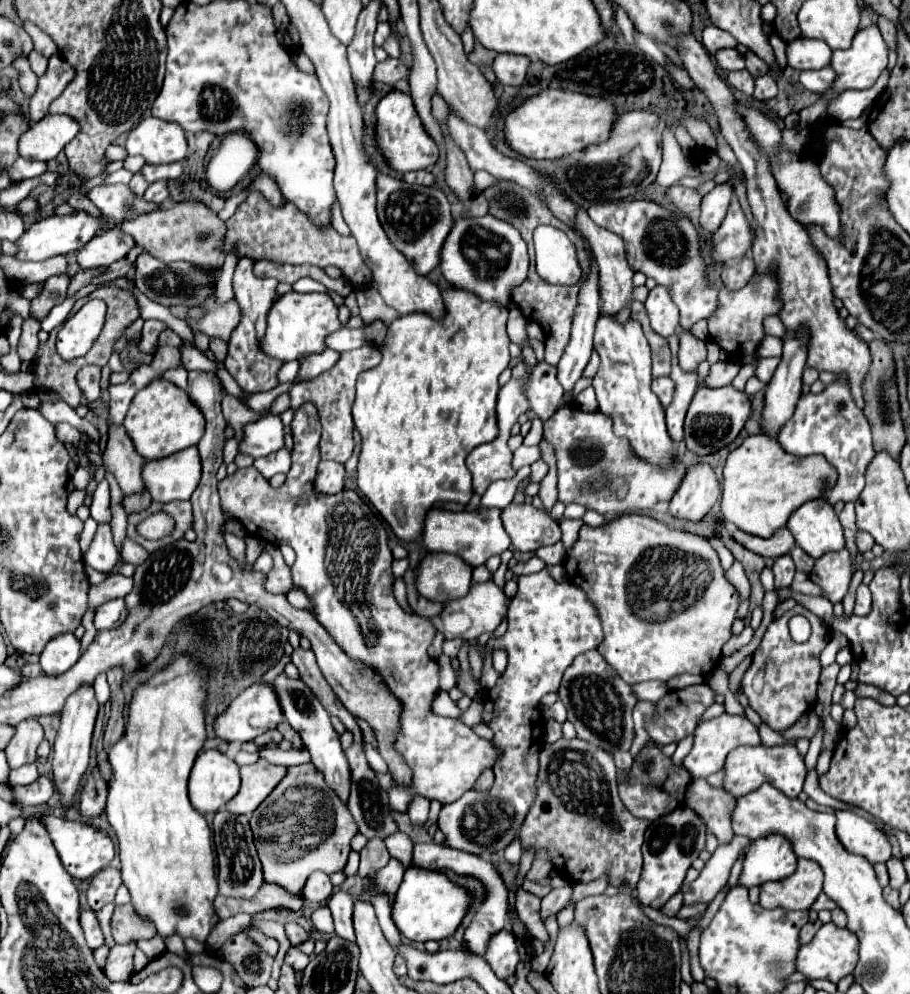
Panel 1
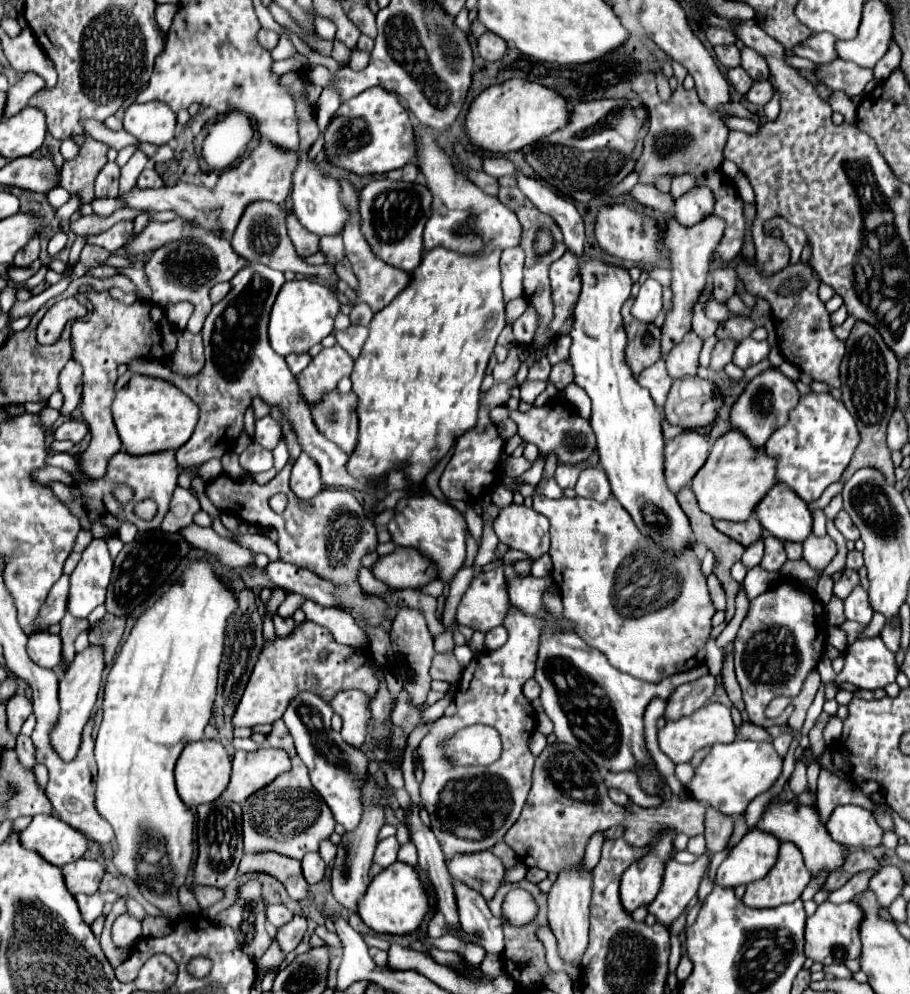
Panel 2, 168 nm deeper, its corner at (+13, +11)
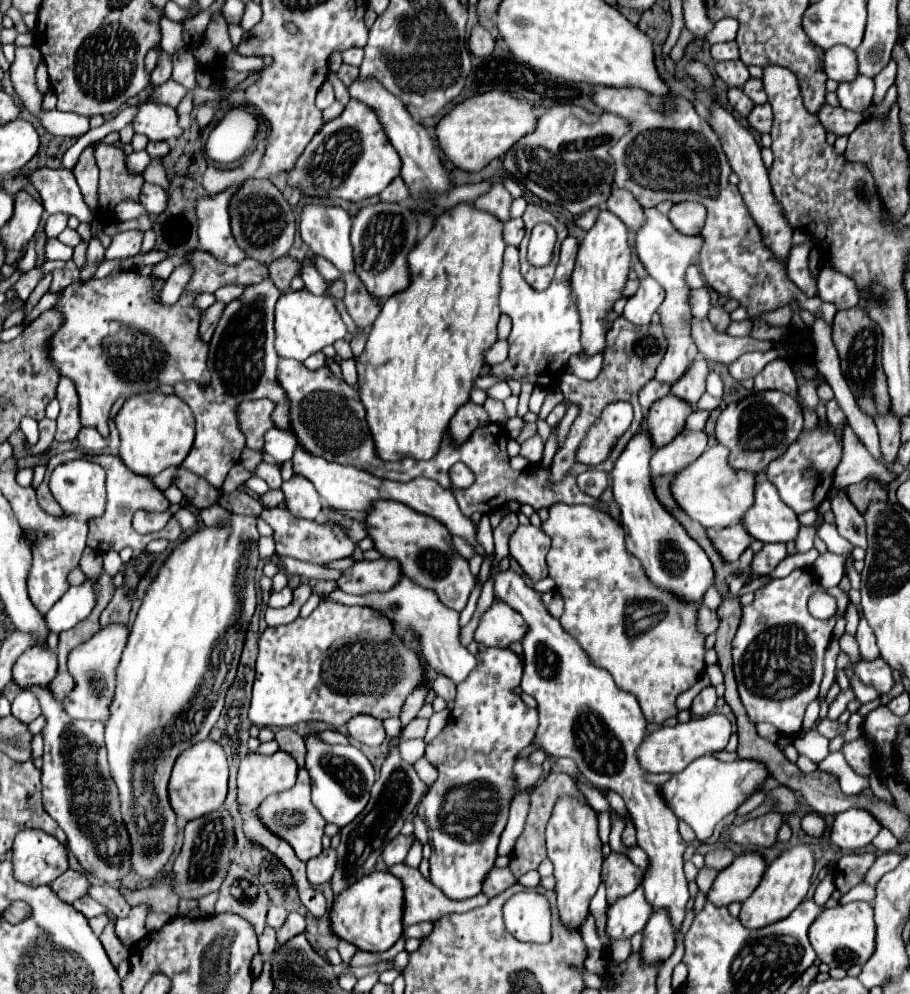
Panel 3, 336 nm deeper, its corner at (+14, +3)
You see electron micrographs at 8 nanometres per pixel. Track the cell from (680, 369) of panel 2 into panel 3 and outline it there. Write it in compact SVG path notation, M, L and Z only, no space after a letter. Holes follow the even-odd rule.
M696 359L692 363L692 369L688 369L688 373L684 373L684 377L676 381L676 385L672 385L672 393L680 399L696 403L700 395L704 393L704 381L706 381L708 371L710 371L708 363L704 359Z

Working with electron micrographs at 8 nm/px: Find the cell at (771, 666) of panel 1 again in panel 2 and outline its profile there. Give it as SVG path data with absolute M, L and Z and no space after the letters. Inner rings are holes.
M783 579L751 601L749 613L735 637L735 673L743 691L747 715L755 725L771 727L787 723L793 705L775 719L769 719L765 709L775 697L785 695L793 699L801 693L807 675L815 671L823 655L825 629L827 625L819 615L815 595L805 593L795 579Z

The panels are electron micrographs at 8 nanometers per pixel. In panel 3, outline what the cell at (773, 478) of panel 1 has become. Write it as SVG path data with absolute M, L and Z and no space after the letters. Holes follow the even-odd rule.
M718 443L704 451L692 465L688 465L676 475L672 483L672 495L678 501L678 505L702 527L720 529L738 523L744 517L744 513L752 507L754 485L756 475L732 469L728 465L728 449L724 449L724 445Z

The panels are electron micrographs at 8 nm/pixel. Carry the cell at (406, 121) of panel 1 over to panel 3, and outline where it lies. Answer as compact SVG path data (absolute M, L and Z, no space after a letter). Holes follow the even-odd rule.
M352 99L340 117L324 123L314 135L294 171L288 173L288 185L300 185L306 195L362 201L384 191L384 187L400 175L400 169L402 161L388 141L376 111L366 103Z

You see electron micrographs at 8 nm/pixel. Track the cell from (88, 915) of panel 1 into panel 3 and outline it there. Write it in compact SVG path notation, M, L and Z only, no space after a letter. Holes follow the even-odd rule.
M86 895L86 897L82 897L82 899L76 899L74 903L72 903L86 919L92 919L92 917L98 917L98 915L106 915L108 911L104 909L104 905L100 905L96 899L92 899L90 895Z

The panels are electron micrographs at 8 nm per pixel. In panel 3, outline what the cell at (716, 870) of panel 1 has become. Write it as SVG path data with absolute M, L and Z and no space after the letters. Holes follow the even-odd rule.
M652 913L650 921L644 927L642 941L642 959L644 963L664 961L674 951L674 929L672 921L668 921L668 913Z

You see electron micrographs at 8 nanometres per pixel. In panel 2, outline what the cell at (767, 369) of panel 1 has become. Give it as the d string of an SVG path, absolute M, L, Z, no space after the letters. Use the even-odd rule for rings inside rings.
M749 337L737 345L735 355L733 355L733 363L741 369L747 369L747 367L767 359L769 351L771 351L771 347L767 341L755 341Z

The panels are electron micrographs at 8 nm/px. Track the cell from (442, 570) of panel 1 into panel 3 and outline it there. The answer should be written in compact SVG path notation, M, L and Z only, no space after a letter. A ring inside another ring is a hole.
M380 557L376 561L356 561L338 579L338 587L352 595L366 595L372 591L388 591L402 579L400 563L396 559Z

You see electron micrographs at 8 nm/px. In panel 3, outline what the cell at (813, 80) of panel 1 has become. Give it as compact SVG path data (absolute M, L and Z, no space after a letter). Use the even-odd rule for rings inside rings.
M858 75L854 81L840 83L836 95L844 109L862 113L872 105L872 91L874 91L874 81L870 77Z

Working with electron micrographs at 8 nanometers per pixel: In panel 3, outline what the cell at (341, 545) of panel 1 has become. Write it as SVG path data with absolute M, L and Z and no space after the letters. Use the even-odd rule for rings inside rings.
M274 507L272 511L262 511L260 519L264 519L274 529L276 553L282 557L292 557L292 559L300 559L300 561L308 561L308 563L316 563L316 565L326 565L336 559L352 557L354 549L358 547L358 543L340 525L298 519L298 517L292 517L292 513L288 513L286 507L284 509Z

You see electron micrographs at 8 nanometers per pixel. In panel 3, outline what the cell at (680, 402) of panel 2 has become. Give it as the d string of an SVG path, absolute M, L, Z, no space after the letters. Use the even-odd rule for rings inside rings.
M668 393L650 407L642 427L650 431L656 447L662 447L684 429L684 423L692 411L694 407L688 405L688 401L680 401L678 397L672 397L672 393Z

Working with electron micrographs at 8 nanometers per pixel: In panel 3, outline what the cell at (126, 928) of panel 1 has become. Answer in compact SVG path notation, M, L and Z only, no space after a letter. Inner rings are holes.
M108 921L106 929L100 935L100 941L102 941L102 945L106 949L106 955L110 957L110 961L112 961L114 967L118 967L124 959L128 959L128 947L122 945L122 941L116 937L116 933L114 933L114 921Z

